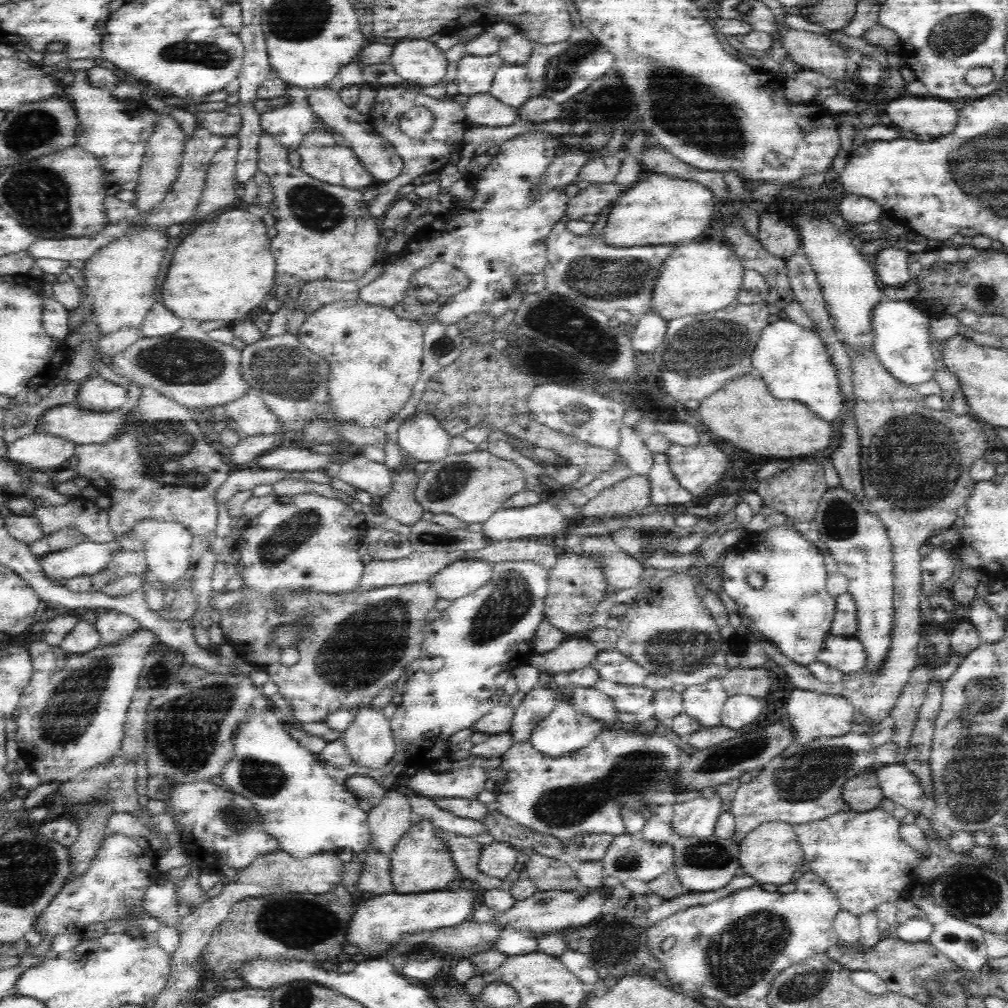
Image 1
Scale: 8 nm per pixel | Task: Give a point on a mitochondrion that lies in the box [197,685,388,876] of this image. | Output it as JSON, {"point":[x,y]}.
{"point":[263,778]}

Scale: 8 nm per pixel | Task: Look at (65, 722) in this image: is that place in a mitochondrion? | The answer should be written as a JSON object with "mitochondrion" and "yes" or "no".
{"mitochondrion":"yes"}

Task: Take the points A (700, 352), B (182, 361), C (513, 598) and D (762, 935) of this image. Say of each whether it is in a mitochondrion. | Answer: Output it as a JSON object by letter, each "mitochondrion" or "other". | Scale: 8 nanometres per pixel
{"A":"mitochondrion","B":"mitochondrion","C":"mitochondrion","D":"mitochondrion"}

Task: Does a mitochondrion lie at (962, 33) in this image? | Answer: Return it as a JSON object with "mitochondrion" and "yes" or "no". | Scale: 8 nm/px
{"mitochondrion":"yes"}

